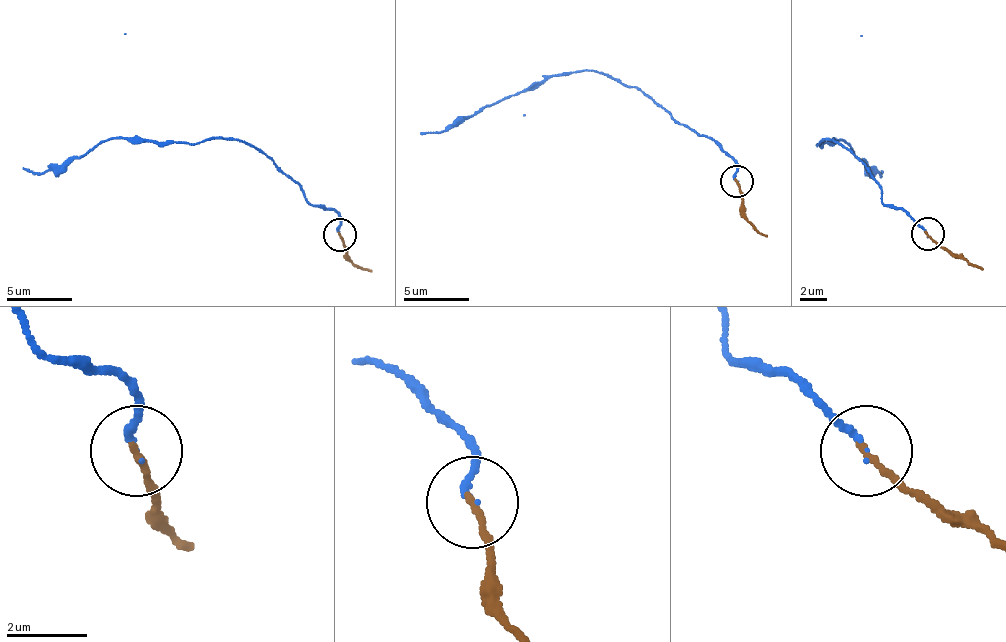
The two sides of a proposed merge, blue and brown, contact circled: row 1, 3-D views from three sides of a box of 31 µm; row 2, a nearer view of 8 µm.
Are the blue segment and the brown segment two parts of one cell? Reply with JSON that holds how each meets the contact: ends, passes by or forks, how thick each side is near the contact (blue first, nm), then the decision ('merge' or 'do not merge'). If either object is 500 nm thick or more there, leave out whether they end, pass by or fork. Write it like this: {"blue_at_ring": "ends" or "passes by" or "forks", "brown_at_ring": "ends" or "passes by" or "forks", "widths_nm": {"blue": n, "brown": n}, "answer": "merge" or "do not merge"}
{"blue_at_ring": "ends", "brown_at_ring": "ends", "widths_nm": {"blue": 150, "brown": 160}, "answer": "merge"}

